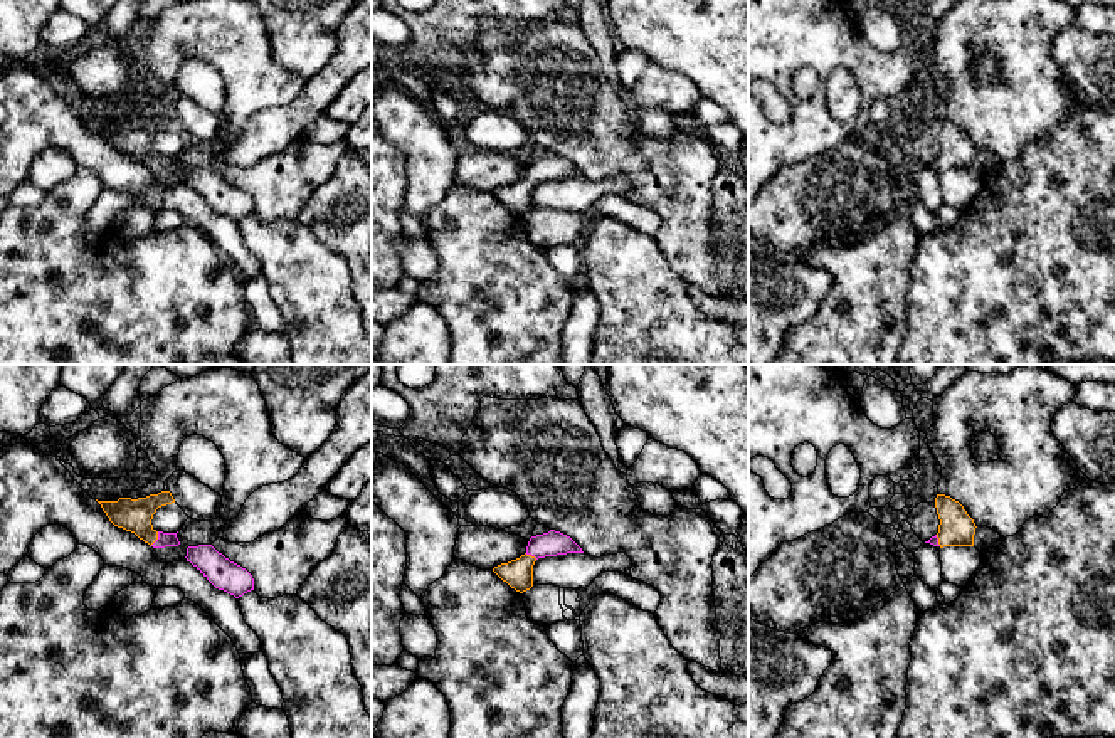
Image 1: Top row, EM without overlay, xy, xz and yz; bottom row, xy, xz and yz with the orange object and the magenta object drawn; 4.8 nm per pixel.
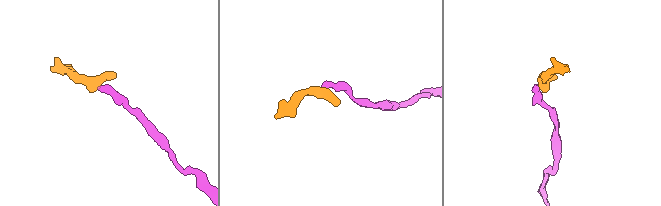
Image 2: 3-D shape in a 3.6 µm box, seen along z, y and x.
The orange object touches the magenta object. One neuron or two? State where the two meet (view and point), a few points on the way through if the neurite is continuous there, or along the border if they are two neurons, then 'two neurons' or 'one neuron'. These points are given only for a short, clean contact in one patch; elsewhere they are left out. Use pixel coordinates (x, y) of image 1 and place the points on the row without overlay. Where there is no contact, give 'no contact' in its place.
contact xy (157, 162); way xy (133, 138), (157, 162), (163, 163); one neuron

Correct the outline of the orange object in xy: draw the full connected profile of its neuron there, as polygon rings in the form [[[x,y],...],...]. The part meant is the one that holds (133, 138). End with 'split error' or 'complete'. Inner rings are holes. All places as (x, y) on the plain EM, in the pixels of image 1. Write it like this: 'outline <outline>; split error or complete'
outline [[[170,114],[138,123],[119,121],[118,124],[98,126],[114,150],[135,156],[150,170],[165,171],[180,168],[177,156],[156,155],[151,148],[153,138],[158,131],[175,126]]]; split error

